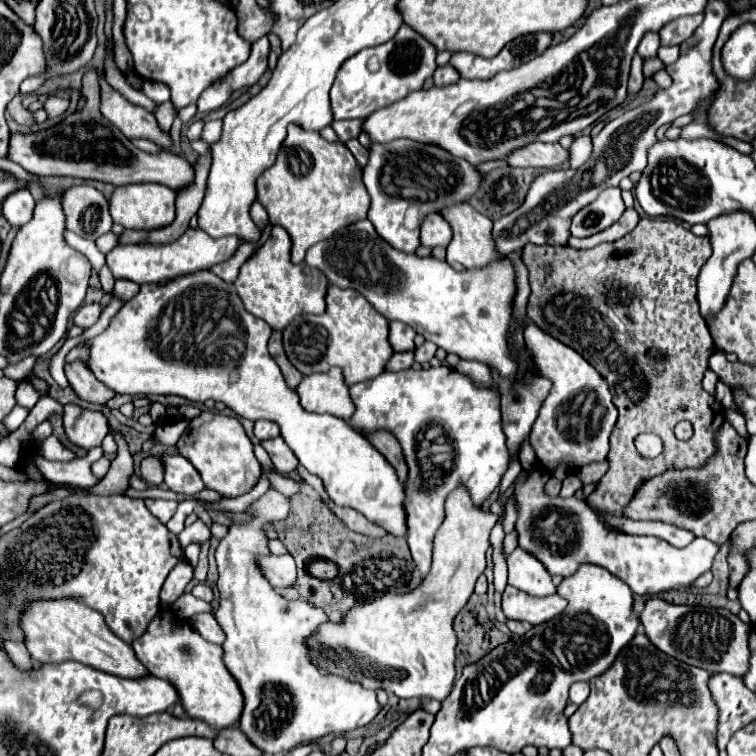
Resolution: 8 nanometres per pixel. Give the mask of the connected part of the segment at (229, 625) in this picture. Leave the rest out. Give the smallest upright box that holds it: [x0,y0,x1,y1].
[214,490,382,754]

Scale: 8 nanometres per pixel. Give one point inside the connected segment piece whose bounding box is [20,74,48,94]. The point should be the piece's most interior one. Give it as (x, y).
(29, 85)

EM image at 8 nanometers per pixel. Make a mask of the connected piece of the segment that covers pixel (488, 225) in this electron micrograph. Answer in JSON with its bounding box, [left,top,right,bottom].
[442,204,504,270]

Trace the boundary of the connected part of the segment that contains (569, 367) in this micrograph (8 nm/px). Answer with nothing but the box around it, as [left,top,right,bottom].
[524,322,618,470]

